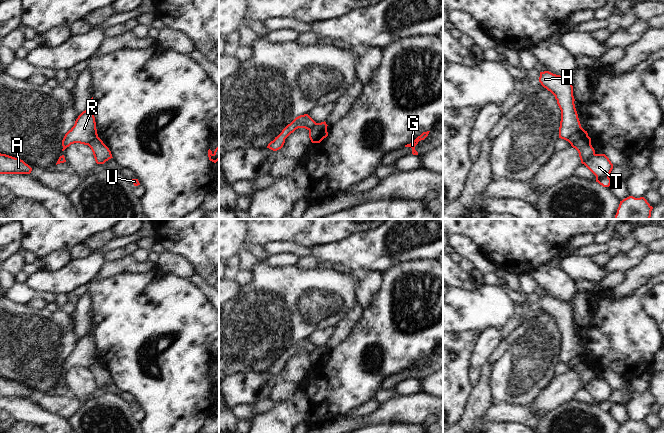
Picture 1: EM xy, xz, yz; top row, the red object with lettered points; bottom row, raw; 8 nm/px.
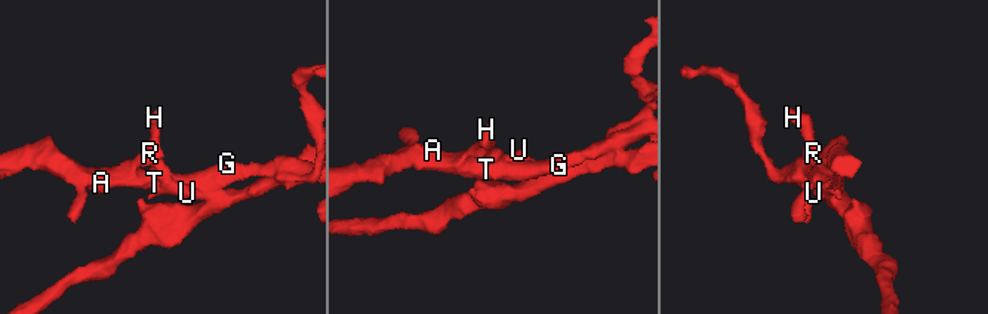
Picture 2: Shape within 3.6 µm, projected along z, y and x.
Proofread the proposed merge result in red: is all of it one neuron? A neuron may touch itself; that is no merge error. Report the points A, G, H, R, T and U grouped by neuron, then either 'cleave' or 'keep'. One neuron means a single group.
A G H R T / U | cleave

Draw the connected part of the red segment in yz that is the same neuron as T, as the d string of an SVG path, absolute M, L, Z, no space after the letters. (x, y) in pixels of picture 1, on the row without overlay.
M594 378L585 387L585 390L596 401L608 401L613 393L613 388L605 378Z

